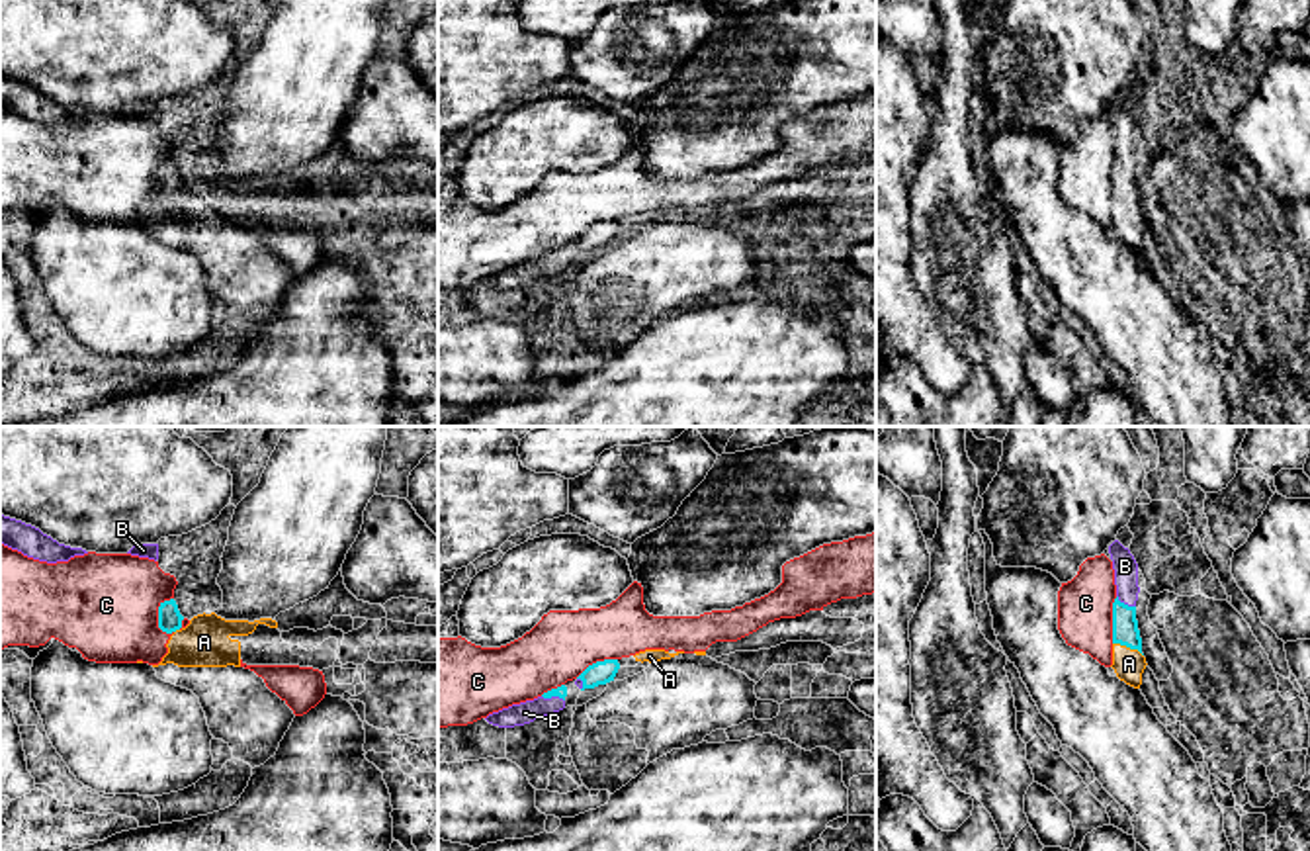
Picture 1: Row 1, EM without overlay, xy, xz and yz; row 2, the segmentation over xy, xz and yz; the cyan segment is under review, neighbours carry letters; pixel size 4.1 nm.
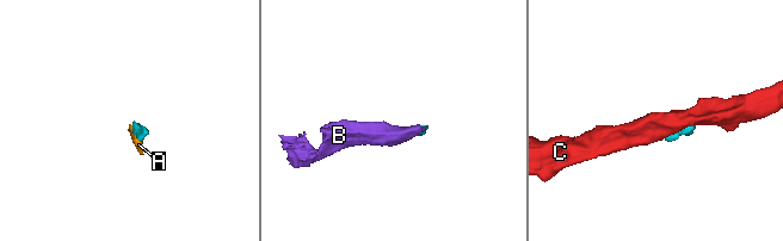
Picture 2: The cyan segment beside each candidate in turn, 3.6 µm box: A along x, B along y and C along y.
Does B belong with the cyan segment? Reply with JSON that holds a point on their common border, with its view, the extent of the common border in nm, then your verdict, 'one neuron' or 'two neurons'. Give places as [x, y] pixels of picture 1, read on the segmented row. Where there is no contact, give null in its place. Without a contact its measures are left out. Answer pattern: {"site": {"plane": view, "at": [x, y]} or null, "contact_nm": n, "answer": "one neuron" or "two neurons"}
{"site": {"plane": "yz", "at": [1123, 603]}, "contact_nm": 90, "answer": "one neuron"}

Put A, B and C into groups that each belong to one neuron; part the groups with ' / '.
A B / C

